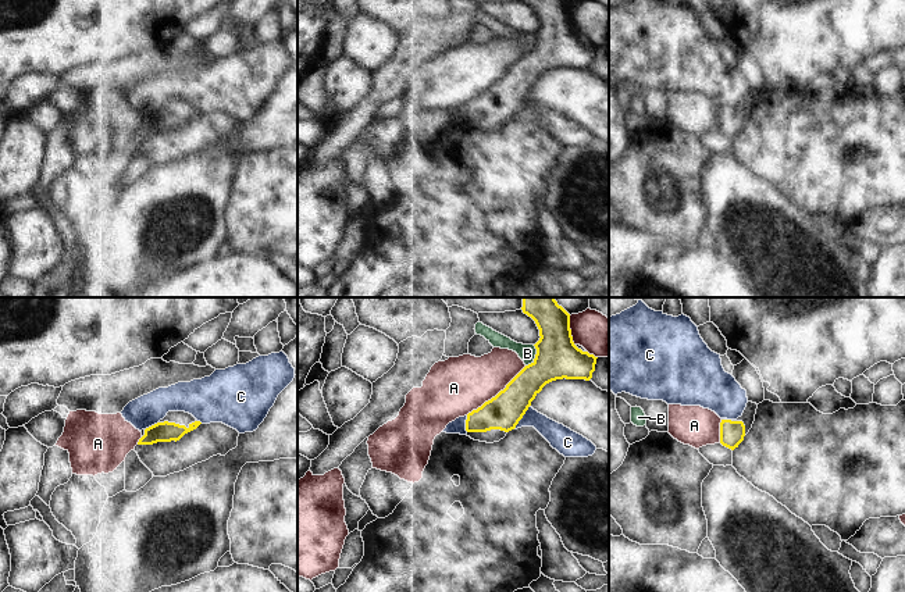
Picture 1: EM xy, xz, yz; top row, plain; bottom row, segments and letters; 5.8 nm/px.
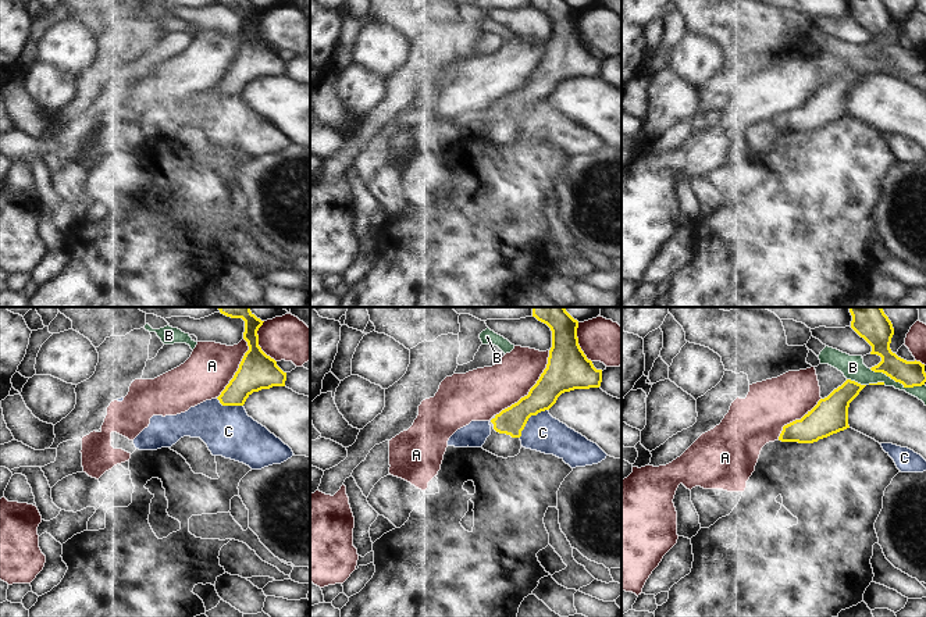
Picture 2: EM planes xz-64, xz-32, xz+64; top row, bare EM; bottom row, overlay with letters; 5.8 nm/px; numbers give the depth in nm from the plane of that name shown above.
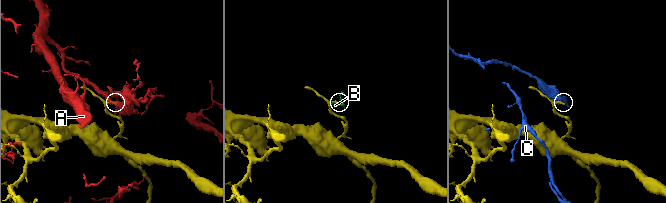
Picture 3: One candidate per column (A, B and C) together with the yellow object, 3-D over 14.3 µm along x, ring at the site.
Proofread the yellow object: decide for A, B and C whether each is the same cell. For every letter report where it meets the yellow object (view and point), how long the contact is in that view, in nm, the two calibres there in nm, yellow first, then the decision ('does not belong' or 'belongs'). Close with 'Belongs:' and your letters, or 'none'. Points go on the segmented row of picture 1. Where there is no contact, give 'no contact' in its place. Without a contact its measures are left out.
A: meets yellow in xz at (496, 395); contact 460 nm long; 200 nm thick on the yellow side, 340 nm on the other; does not belong
B: meets yellow in xz at (535, 356); contact 140 nm long; 240 nm thick on the yellow side, 100 nm on the other; does not belong
C: meets yellow in xz at (522, 417); contact 170 nm long; 200 nm thick on the yellow side, 140 nm on the other; does not belong
Belongs: none

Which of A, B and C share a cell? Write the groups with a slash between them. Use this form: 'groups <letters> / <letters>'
groups A / B / C

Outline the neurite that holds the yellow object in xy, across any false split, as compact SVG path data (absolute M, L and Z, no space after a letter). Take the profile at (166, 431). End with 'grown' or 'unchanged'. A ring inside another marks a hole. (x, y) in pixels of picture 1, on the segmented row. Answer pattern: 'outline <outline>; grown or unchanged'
outline M168 411L157 424L145 429L138 445L179 441L185 434L196 429L202 422L185 411Z; grown

